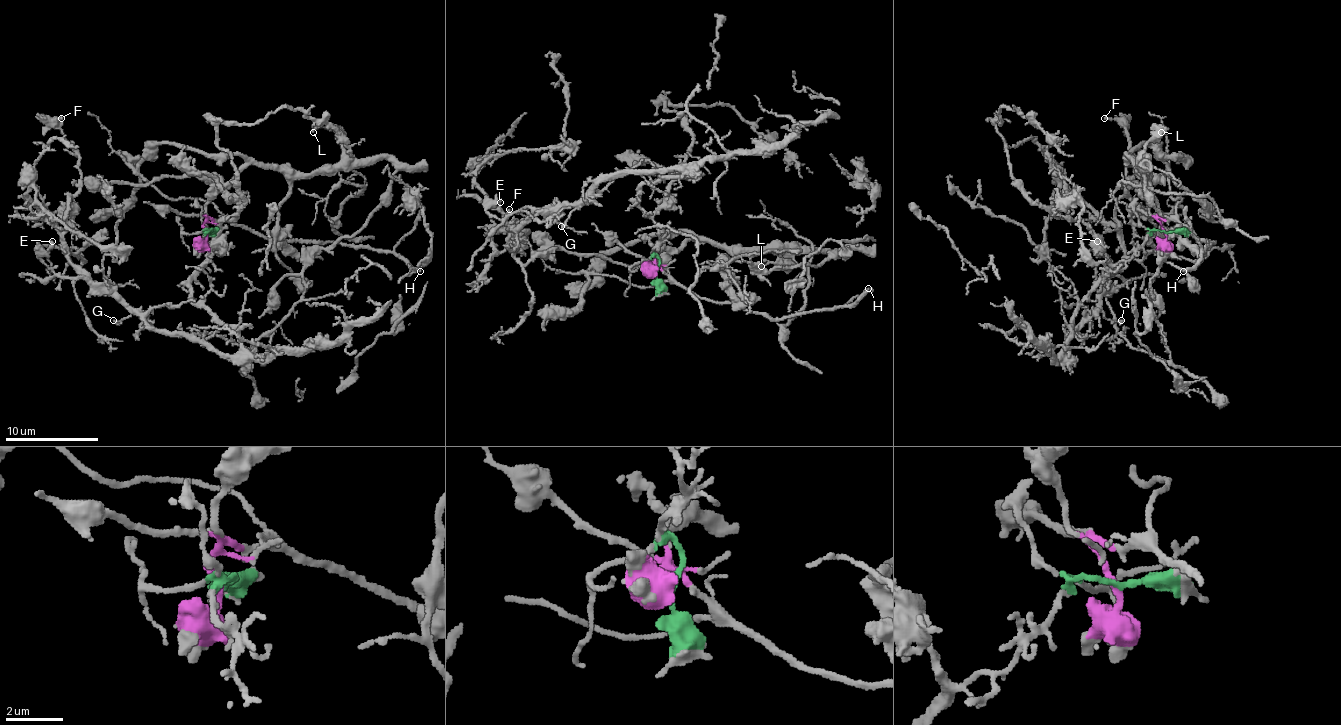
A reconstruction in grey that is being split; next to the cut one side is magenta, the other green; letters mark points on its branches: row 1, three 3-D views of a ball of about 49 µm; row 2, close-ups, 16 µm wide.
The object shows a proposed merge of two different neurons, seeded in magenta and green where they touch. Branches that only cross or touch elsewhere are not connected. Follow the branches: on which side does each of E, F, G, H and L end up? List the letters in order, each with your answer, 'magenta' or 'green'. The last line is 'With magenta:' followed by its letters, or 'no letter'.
E: green
F: green
G: green
H: magenta
L: magenta
With magenta: H, L

